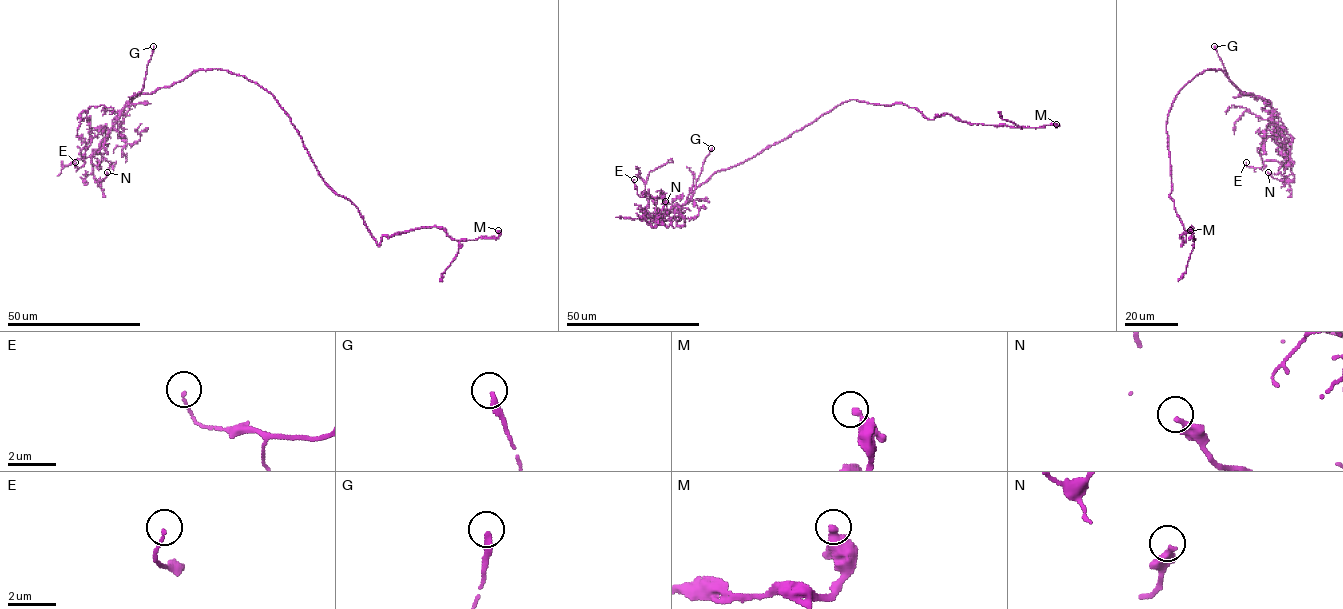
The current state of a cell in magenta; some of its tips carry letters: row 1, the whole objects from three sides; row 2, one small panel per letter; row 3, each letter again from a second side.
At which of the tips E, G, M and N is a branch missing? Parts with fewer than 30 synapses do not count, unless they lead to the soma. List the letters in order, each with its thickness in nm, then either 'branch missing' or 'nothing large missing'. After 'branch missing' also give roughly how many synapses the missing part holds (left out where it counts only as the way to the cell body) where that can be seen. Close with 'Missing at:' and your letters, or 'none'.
E: calibre 110 nm; nothing large missing
G: calibre 240 nm; branch missing
M: calibre 340 nm; nothing large missing
N: calibre 320 nm; nothing large missing
Missing at: G

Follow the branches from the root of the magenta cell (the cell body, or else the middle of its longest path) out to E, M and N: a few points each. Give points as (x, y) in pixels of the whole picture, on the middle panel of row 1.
E: (830, 110), (746, 160), (715, 171), (683, 205), (663, 215), (648, 195), (637, 194), (634, 179)
M: (830, 110), (855, 99), (885, 105), (903, 103), (928, 119), (951, 114), (964, 122), (1013, 127), (1056, 124)
N: (830, 110), (746, 160), (715, 171), (683, 205), (674, 206), (657, 224), (651, 221), (653, 227), (665, 201)

